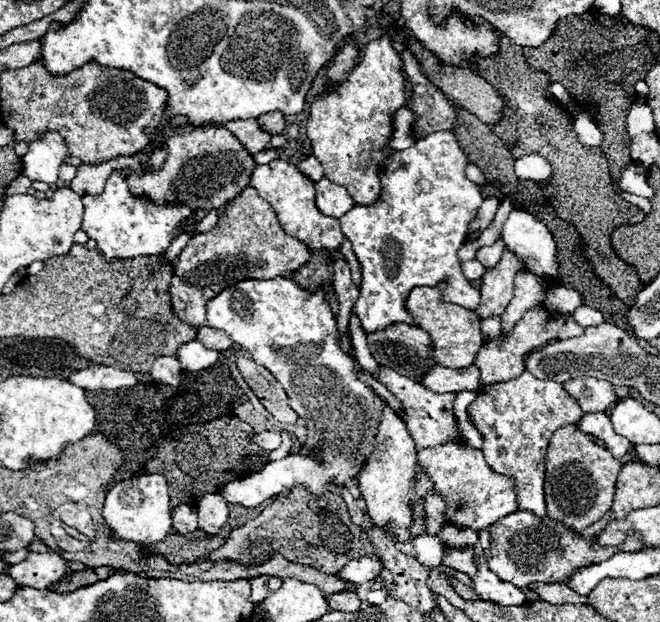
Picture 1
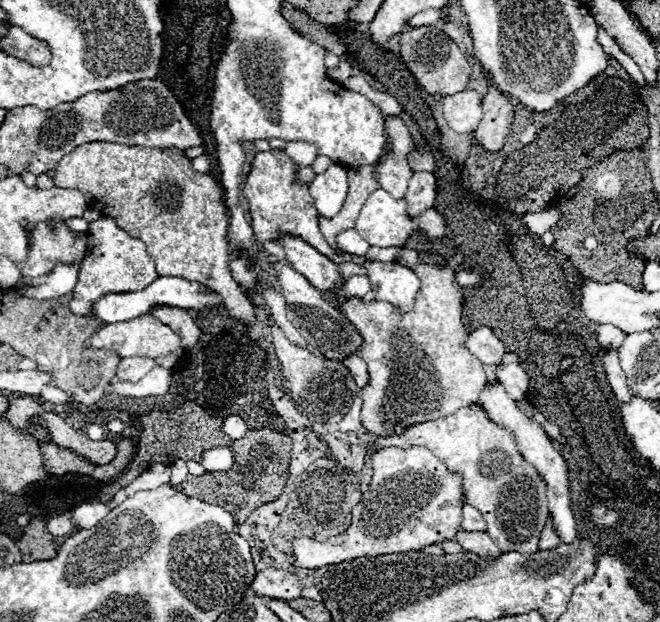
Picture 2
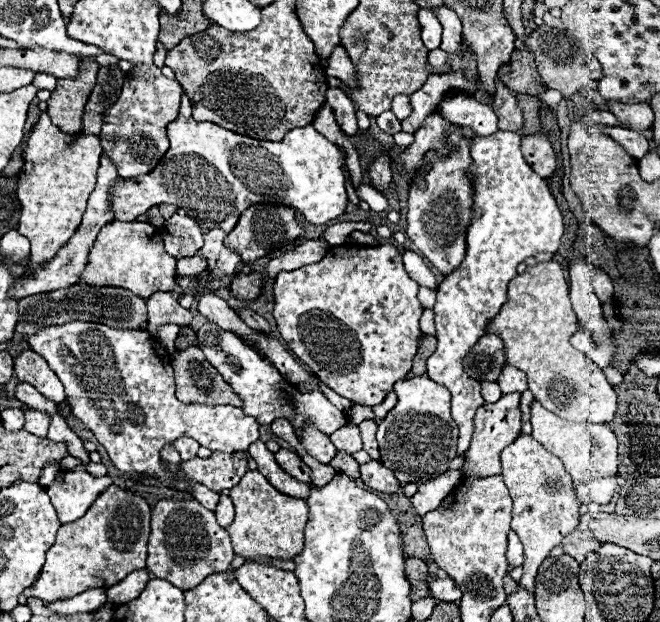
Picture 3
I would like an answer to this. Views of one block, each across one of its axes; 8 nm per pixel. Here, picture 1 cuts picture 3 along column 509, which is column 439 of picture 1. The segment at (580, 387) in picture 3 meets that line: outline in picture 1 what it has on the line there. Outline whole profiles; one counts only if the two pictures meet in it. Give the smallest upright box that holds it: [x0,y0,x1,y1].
[406,284,482,368]

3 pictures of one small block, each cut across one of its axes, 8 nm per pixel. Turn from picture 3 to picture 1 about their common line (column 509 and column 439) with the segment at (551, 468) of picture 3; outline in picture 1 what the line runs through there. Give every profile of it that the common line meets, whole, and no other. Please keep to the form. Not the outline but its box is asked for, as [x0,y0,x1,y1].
[418,442,518,532]

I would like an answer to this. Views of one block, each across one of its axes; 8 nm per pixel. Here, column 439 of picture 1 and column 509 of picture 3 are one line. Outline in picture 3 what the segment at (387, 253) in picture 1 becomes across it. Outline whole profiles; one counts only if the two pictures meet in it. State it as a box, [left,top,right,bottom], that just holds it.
[428,130,564,453]

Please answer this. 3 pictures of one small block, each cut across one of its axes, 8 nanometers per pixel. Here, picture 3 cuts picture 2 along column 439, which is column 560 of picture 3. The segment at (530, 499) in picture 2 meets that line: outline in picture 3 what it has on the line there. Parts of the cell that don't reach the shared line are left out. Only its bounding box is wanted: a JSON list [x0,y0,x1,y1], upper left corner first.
[532,402,618,484]

